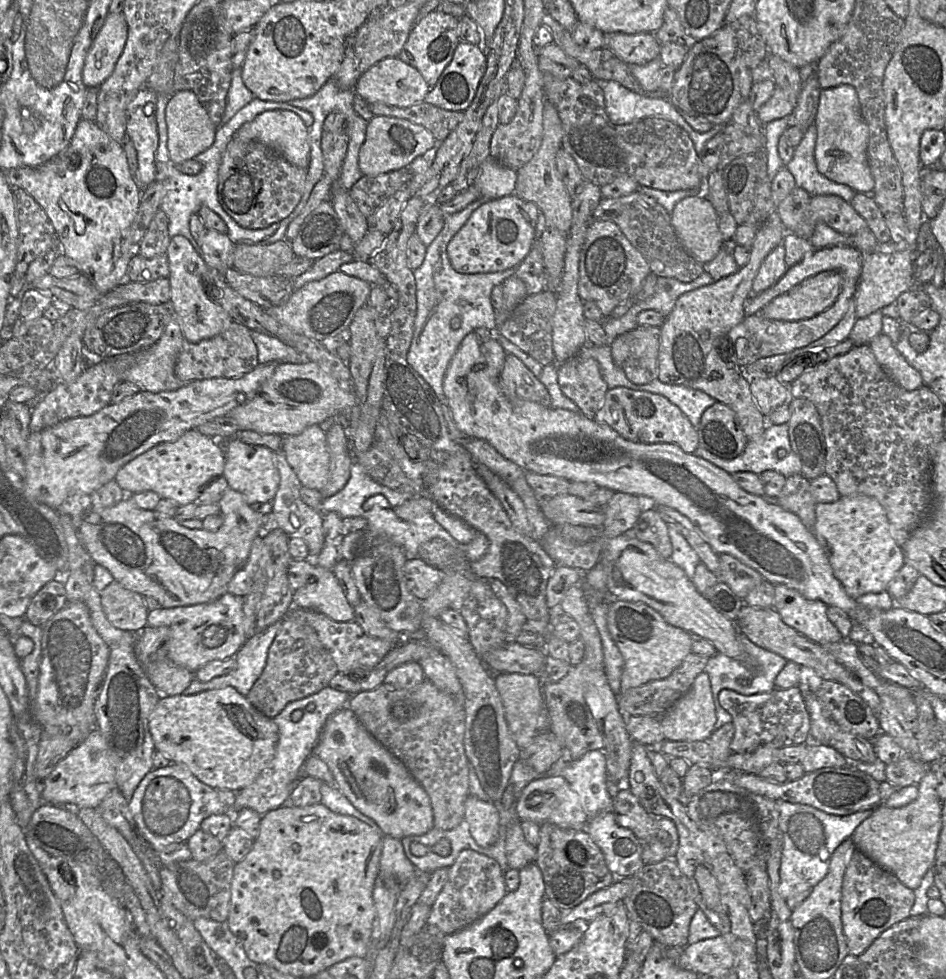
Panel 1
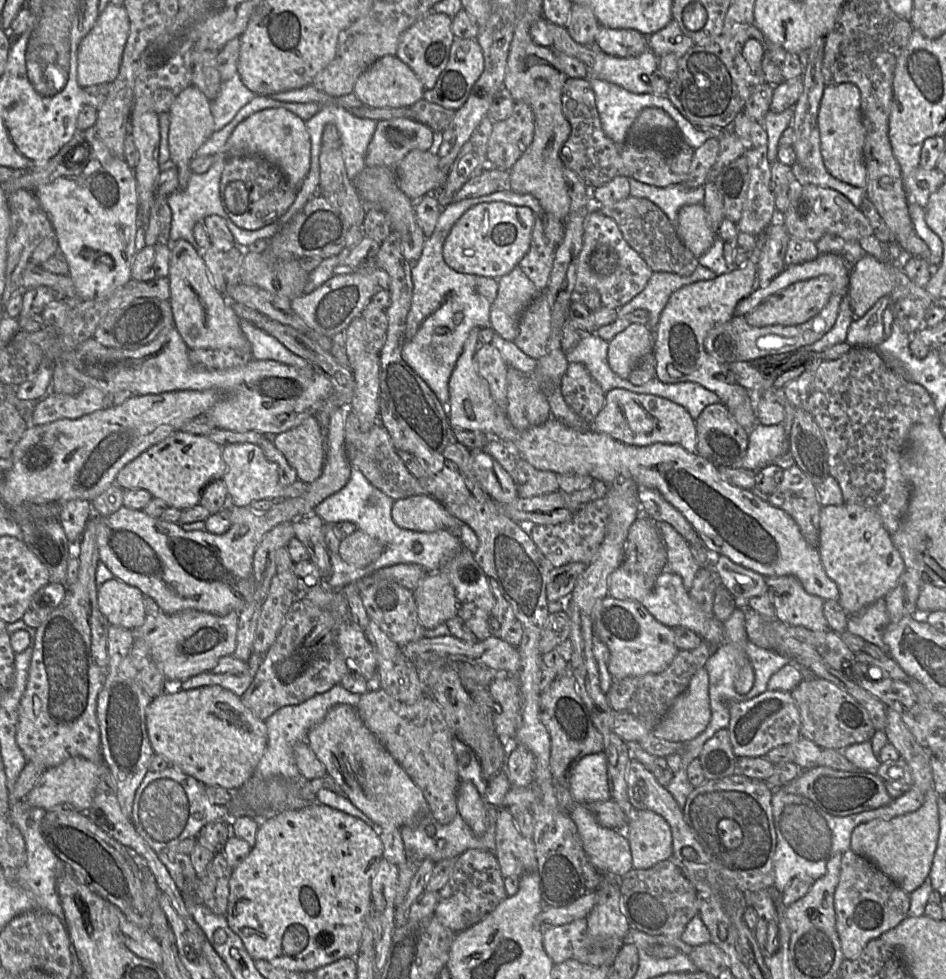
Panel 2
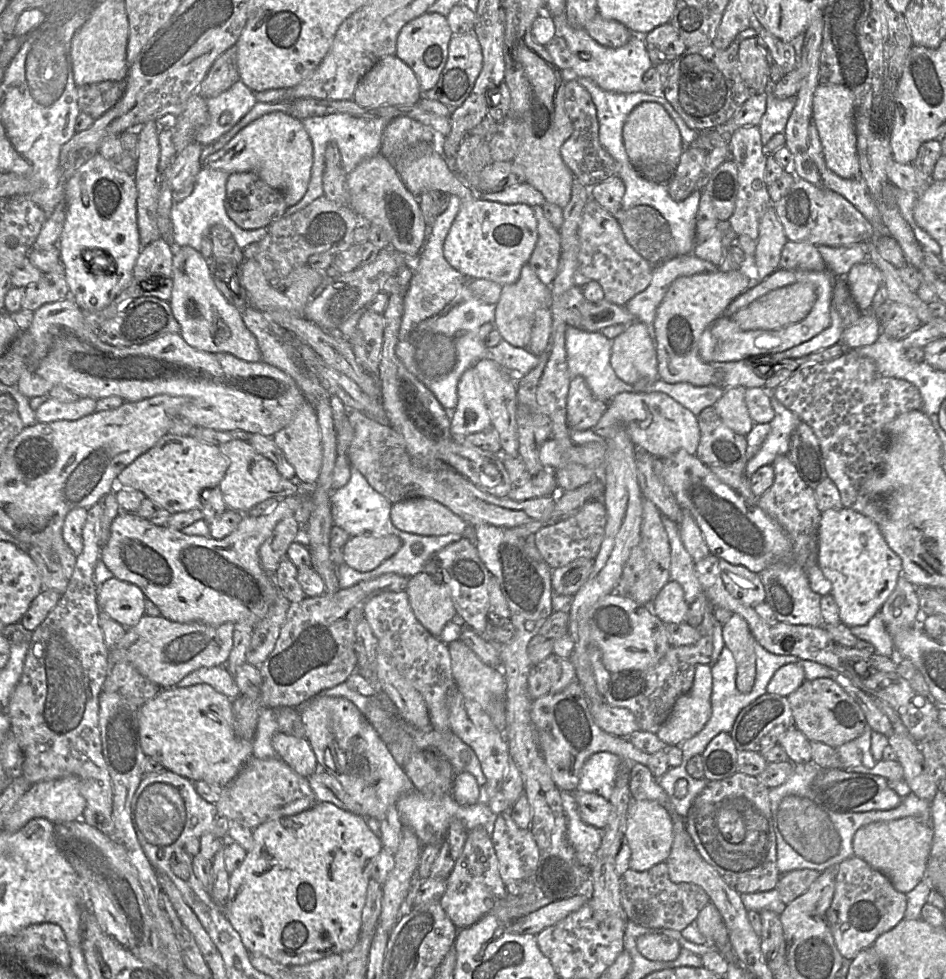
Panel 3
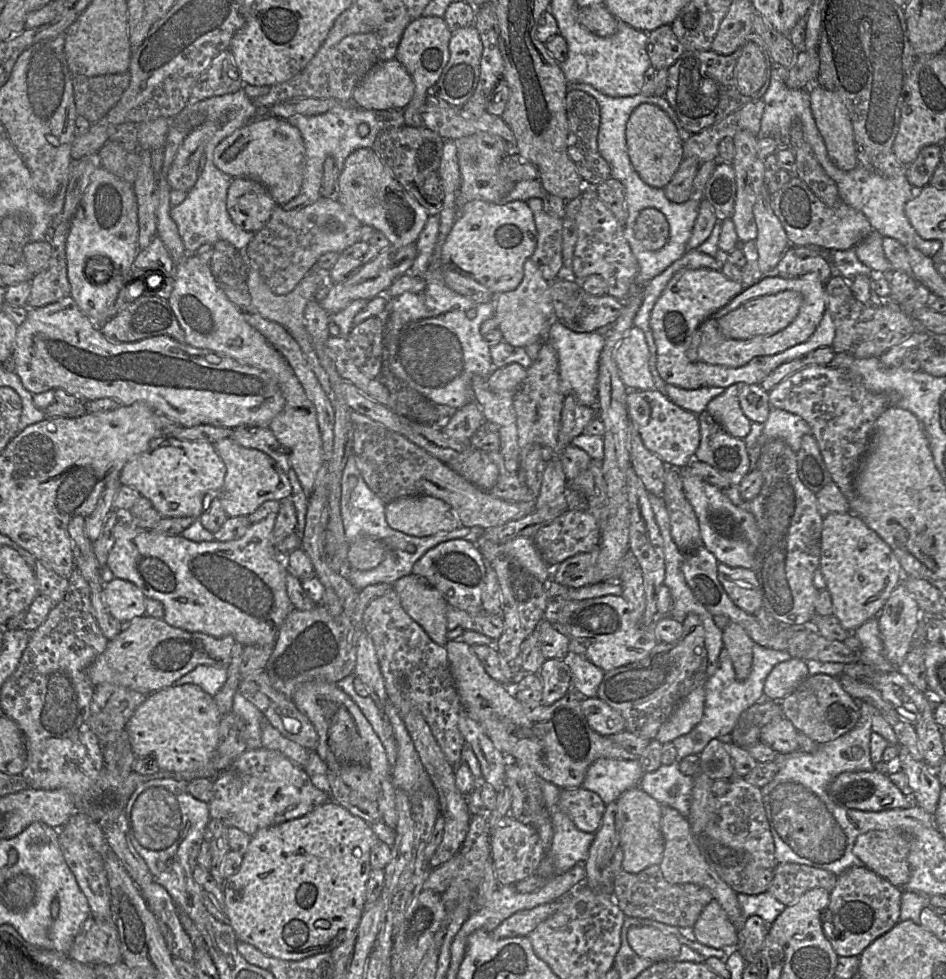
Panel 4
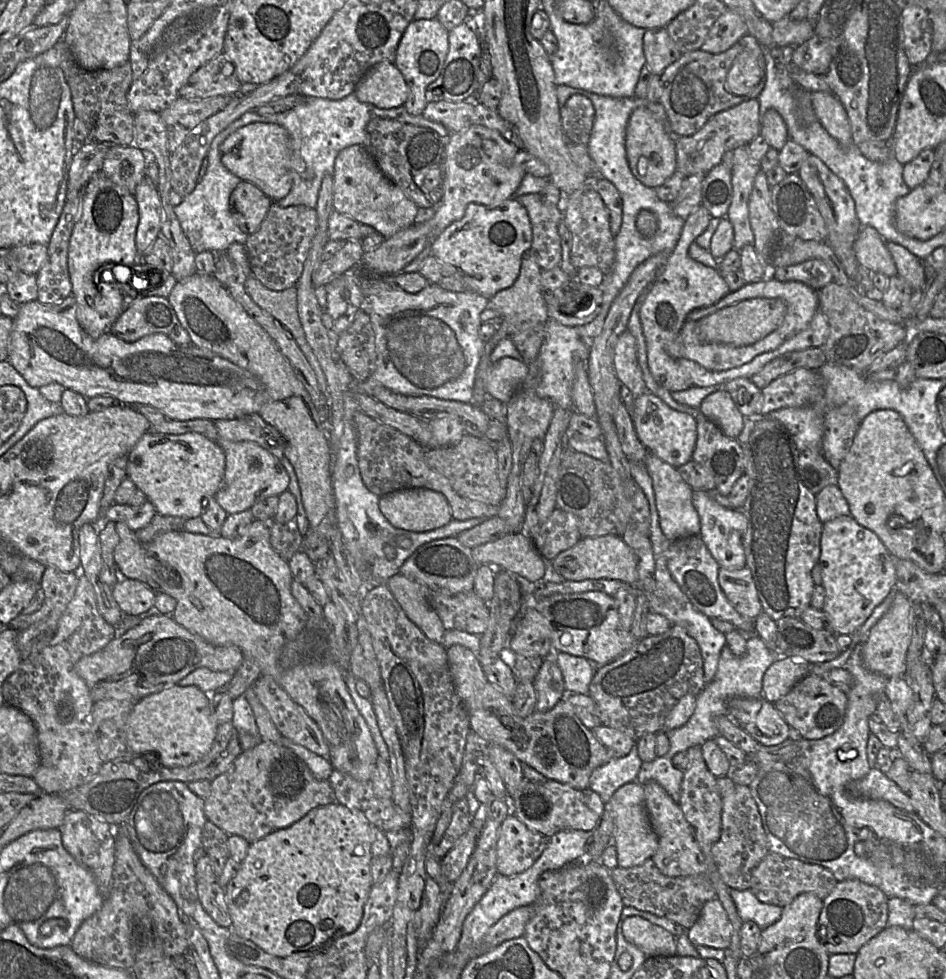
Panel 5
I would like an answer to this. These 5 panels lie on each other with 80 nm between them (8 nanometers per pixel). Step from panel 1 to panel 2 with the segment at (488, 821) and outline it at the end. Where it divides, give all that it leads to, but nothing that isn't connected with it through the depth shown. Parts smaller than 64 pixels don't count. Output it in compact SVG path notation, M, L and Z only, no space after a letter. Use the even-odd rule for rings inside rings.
M460 780L457 792L457 808L458 813L476 836L485 833L487 826L486 801L471 781Z

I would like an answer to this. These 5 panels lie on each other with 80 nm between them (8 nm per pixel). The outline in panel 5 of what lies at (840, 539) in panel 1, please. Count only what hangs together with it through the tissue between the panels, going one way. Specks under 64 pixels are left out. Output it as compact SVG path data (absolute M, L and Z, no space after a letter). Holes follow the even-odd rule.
M839 516L823 524L819 557L825 599L822 611L828 616L836 635L854 634L872 614L873 610L895 590L896 570L890 554L878 536L861 526L851 516Z

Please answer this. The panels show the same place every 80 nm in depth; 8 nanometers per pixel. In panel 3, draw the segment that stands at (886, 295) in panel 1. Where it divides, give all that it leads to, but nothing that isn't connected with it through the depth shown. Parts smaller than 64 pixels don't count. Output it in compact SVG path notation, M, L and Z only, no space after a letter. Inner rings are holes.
M870 260L854 265L845 280L862 313L870 309L874 295L884 284L882 272Z

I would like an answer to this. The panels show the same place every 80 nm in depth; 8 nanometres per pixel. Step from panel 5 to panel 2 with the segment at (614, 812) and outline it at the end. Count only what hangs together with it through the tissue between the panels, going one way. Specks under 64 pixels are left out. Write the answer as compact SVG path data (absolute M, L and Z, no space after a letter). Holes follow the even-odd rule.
M633 809L624 830L634 869L648 869L673 854L672 831L665 818L650 810Z

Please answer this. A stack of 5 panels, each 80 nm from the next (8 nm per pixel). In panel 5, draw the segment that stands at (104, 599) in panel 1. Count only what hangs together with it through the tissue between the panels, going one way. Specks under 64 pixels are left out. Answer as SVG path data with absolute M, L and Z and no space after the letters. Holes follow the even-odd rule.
M122 578L112 587L112 595L123 616L145 616L154 611L156 592L139 581Z

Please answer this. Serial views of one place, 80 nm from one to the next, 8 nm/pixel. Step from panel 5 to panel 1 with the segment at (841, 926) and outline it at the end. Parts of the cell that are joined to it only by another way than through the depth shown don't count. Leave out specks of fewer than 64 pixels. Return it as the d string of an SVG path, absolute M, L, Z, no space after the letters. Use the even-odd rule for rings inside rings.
M855 849L844 873L841 896L841 920L849 954L858 957L883 931L908 918L914 899L912 889Z

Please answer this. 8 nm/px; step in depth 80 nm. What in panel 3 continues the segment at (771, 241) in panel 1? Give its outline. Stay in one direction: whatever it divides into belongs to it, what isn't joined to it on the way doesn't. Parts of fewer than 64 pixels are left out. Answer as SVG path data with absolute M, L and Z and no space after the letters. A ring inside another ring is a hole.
M748 269L733 272L698 273L676 278L657 308L654 320L658 377L667 383L686 382L694 386L721 385L720 375L700 357L703 332L720 318L730 303L754 282Z

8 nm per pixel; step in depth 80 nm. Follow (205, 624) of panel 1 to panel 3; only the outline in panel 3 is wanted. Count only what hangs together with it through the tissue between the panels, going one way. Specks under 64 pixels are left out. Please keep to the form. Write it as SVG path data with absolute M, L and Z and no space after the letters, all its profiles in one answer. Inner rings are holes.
M143 615L133 627L127 628L125 635L109 652L110 665L117 662L130 663L142 676L158 685L161 689L178 687L177 684L185 676L200 668L224 666L233 646L234 623L226 622L219 626L209 626L201 623L178 623L162 616Z

